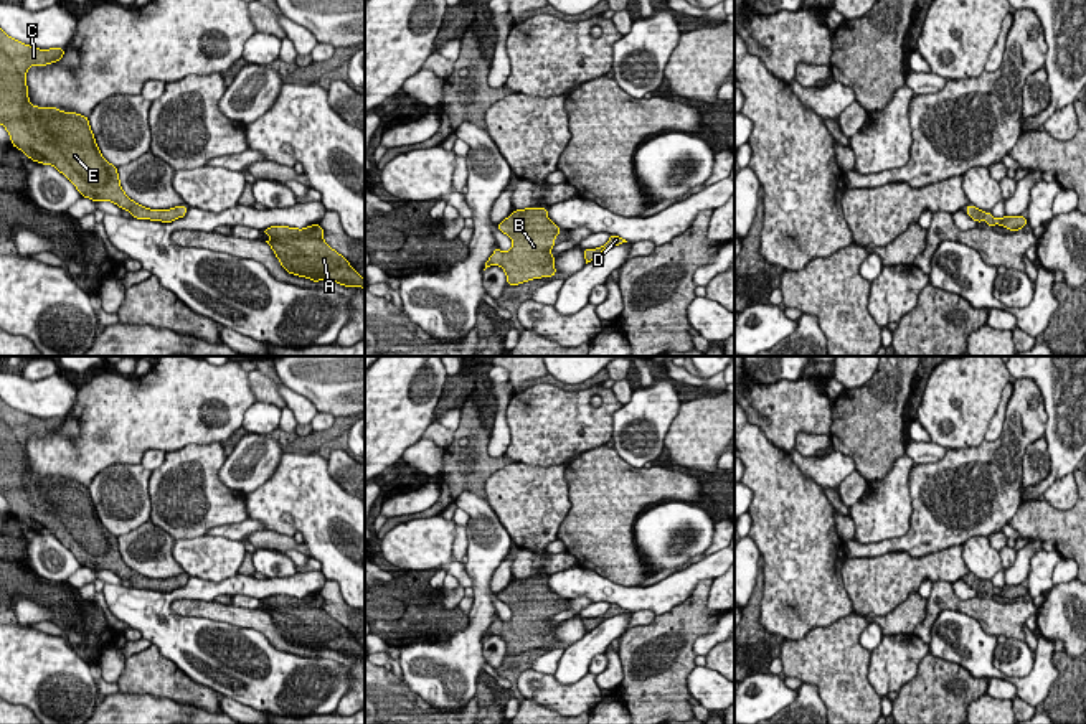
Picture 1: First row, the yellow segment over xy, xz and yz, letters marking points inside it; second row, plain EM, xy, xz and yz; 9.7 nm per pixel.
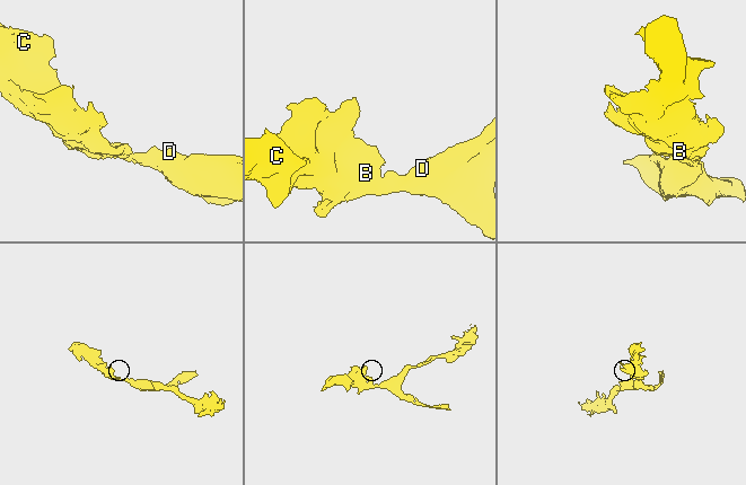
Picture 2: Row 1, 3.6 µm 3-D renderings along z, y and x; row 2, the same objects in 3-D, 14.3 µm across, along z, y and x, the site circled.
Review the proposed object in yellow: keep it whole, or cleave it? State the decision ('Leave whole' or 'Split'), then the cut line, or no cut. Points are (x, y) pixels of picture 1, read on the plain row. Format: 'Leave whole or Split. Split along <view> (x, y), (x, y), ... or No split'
Leave whole. No split

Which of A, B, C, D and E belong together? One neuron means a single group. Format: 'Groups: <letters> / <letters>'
Groups: A B C D E

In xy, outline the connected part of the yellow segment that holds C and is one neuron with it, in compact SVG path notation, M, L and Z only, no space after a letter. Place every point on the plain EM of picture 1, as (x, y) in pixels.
M0 397L0 493L12 515L33 531L56 536L81 566L96 572L112 571L137 589L172 592L183 587L185 574L149 579L124 562L117 536L99 521L87 487L30 473L25 450L28 437L56 432L63 424L64 417L38 419L13 409Z

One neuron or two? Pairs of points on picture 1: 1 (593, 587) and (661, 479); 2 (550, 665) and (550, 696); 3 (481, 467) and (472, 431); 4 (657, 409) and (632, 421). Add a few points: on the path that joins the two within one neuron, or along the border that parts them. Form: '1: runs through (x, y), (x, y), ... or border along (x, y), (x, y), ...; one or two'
1: border along (580, 564), (614, 582), (637, 586); two
2: border along (528, 667), (553, 675); two
3: runs through (472, 459), (472, 439); one
4: runs through (651, 413), (639, 421); one

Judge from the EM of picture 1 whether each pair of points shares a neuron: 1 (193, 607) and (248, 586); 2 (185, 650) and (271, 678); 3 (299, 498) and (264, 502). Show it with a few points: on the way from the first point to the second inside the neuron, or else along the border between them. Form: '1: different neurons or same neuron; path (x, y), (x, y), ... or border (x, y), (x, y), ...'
1: different neurons; border (212, 599), (175, 601)
2: same neuron; path (210, 655), (226, 662), (258, 663)
3: same neuron; path (291, 498), (273, 498)

